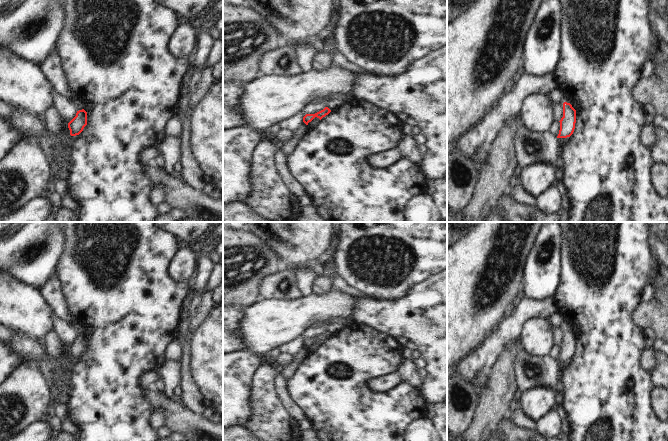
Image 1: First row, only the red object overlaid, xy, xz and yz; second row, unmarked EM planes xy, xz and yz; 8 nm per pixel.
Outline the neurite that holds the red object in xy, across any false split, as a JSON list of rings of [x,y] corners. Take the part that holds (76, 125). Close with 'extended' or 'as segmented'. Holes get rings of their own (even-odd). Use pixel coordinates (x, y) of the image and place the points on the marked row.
[[[82,109],[77,111],[76,116],[68,123],[71,136],[79,135],[87,125],[87,112]]]; as segmented

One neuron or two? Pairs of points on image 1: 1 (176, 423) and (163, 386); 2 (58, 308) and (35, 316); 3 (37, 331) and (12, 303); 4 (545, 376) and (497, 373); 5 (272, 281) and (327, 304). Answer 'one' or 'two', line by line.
1: two
2: two
3: one
4: two
5: two

